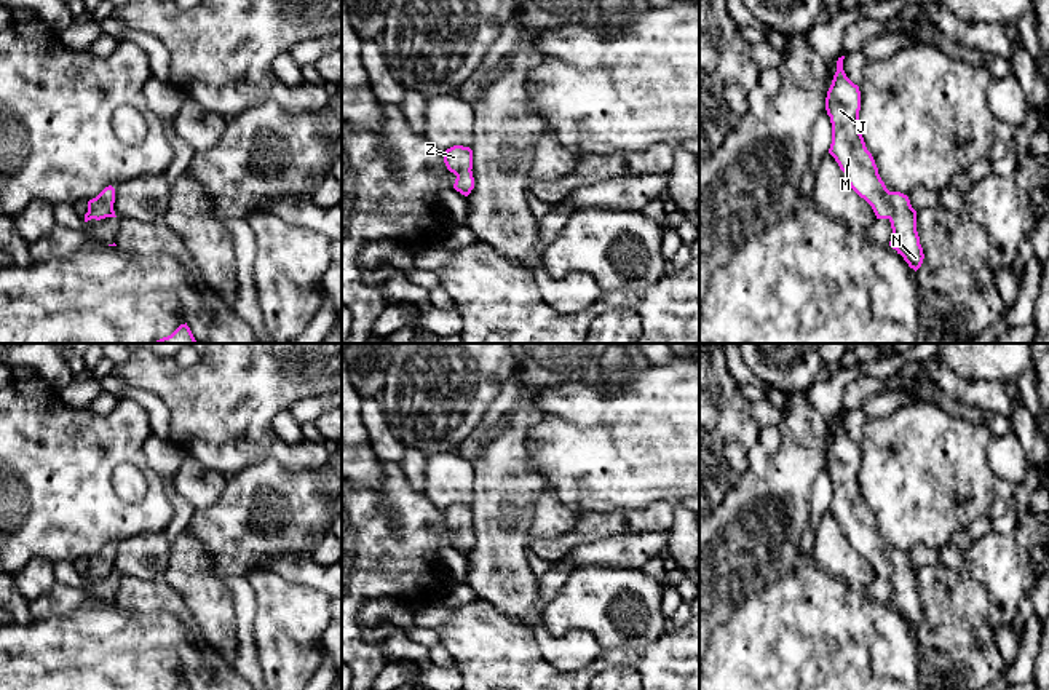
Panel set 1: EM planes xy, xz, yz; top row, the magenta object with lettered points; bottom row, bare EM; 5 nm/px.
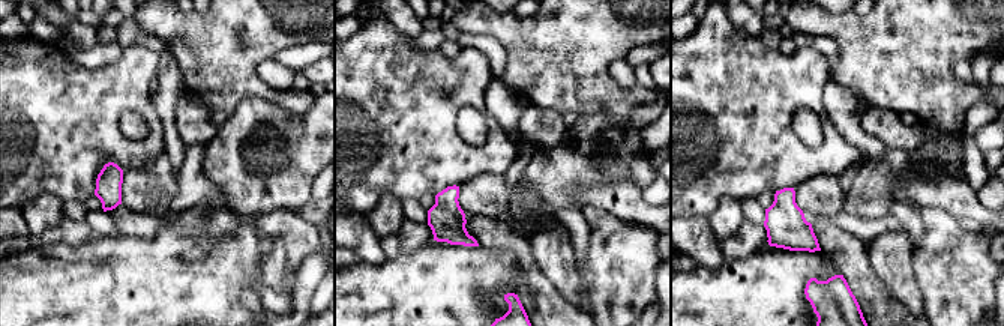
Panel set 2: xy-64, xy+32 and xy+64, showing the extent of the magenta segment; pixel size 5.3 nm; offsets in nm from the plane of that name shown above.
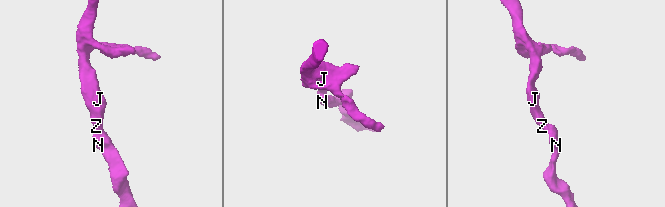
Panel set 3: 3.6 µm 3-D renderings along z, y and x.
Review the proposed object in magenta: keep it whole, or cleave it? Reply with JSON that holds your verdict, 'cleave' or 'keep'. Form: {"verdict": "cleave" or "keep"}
{"verdict": "keep"}

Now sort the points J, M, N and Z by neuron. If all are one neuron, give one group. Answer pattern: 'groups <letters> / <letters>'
groups J M N Z

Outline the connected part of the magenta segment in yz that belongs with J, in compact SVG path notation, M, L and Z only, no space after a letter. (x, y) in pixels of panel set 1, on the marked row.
M845 56L837 61L837 72L825 97L832 123L829 153L845 172L849 187L872 206L877 219L891 222L889 246L916 272L924 259L916 232L916 211L907 195L889 192L878 174L875 160L859 133L861 91L846 77L843 59Z

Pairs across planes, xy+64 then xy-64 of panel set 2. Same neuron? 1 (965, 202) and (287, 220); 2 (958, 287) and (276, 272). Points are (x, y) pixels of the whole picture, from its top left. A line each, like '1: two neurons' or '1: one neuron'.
1: two neurons
2: two neurons

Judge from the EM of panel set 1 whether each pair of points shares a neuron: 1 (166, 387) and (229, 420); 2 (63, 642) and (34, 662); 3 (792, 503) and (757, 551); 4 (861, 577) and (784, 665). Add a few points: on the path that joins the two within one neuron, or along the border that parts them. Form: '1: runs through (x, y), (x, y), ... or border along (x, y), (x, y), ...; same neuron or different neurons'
1: runs through (182, 388), (213, 404); same neuron
2: runs through (56, 649), (40, 662); same neuron
3: runs through (781, 515), (757, 540); same neuron
4: border along (821, 567), (862, 591); different neurons

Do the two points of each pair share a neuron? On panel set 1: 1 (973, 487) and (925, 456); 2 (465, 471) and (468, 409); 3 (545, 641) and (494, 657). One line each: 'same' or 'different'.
1: same
2: different
3: different

